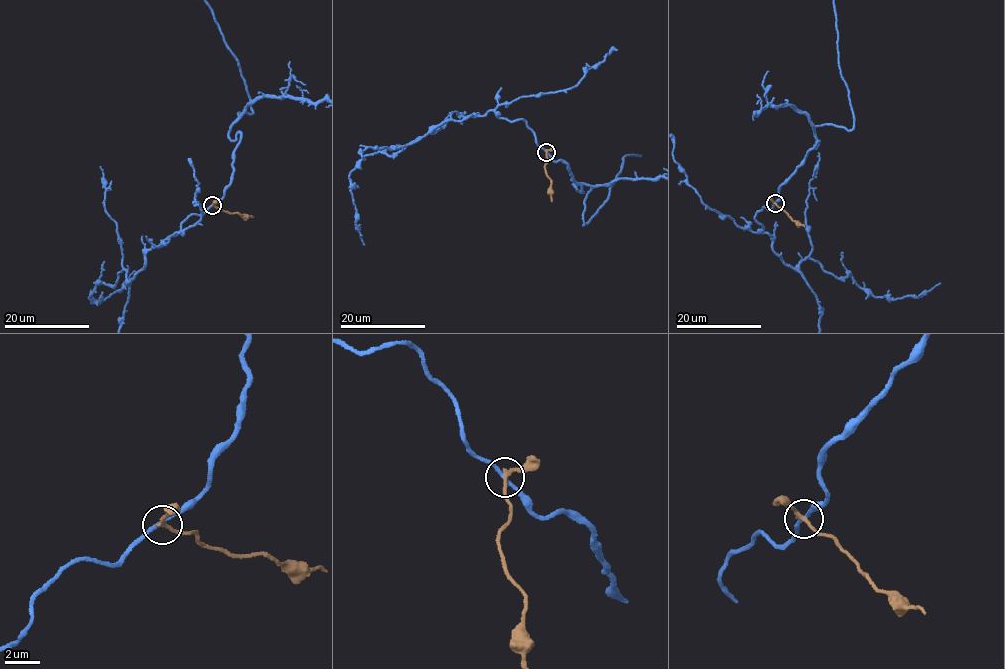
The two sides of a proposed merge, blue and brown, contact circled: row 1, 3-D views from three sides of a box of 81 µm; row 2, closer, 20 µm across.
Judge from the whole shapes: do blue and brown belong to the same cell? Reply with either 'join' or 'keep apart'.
keep apart

